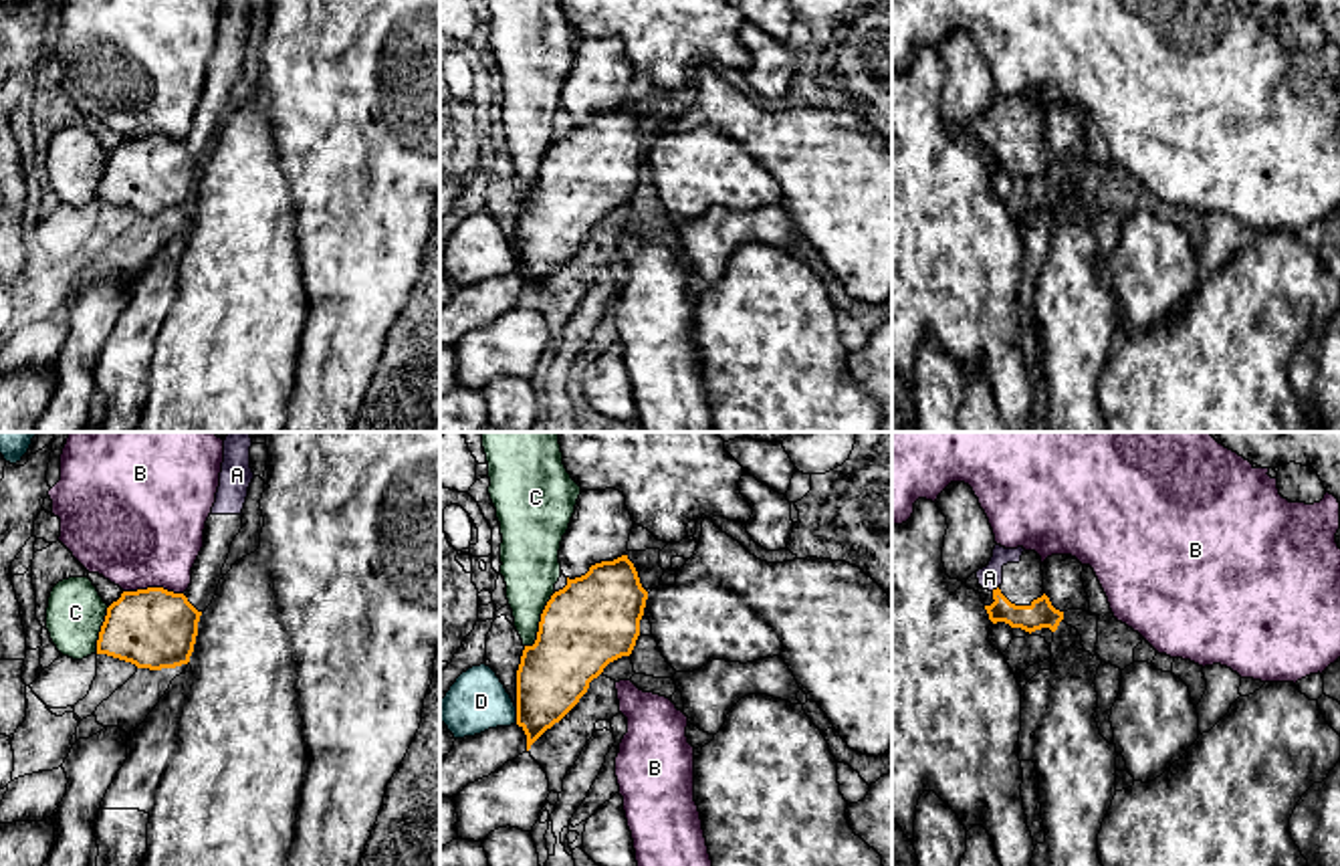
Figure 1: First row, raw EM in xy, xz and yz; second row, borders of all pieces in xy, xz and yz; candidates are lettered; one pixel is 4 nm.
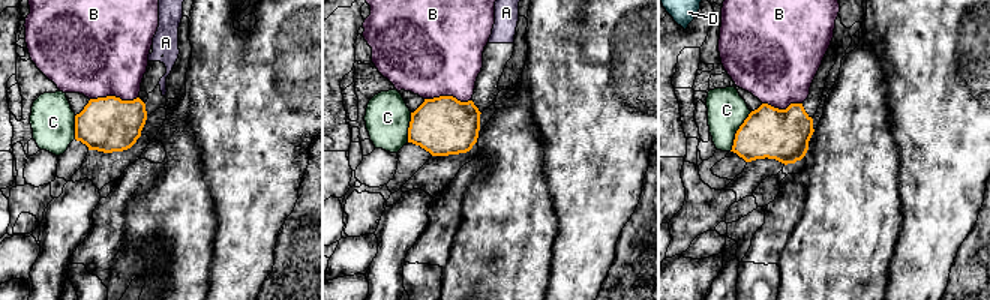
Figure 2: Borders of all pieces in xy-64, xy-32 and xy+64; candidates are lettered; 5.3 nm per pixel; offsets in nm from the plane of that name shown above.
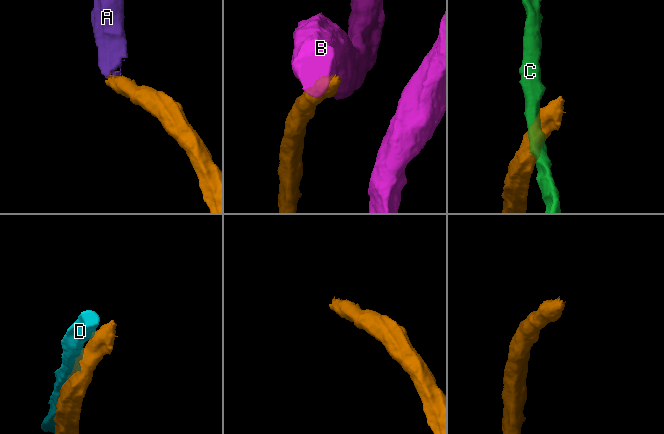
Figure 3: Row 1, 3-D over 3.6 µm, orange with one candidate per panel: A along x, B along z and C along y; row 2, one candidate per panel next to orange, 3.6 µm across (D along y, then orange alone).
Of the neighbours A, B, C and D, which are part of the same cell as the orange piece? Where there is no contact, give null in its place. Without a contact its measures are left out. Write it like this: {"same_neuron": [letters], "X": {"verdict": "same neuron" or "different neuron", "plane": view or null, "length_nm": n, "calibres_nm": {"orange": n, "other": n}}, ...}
{"same_neuron": ["A"], "A": {"verdict": "same neuron", "plane": "yz", "length_nm": 40, "calibres_nm": {"orange": 110, "other": 100}}, "B": {"verdict": "different neuron", "plane": "xy", "length_nm": 240, "calibres_nm": {"orange": 320, "other": 480}}, "C": {"verdict": "different neuron", "plane": "xz", "length_nm": 260, "calibres_nm": {"orange": 360, "other": 220}}, "D": {"verdict": "different neuron", "plane": "xz", "length_nm": 70, "calibres_nm": {"orange": 280, "other": 240}}}

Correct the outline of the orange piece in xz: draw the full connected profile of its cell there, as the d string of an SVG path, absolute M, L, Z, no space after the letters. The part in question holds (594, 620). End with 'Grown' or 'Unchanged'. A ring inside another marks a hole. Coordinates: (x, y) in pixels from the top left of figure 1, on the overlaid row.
M628 555L595 563L581 577L567 577L567 585L551 596L537 640L525 646L517 670L517 725L527 735L527 751L579 702L609 662L632 654L646 600L648 591Z. Unchanged

